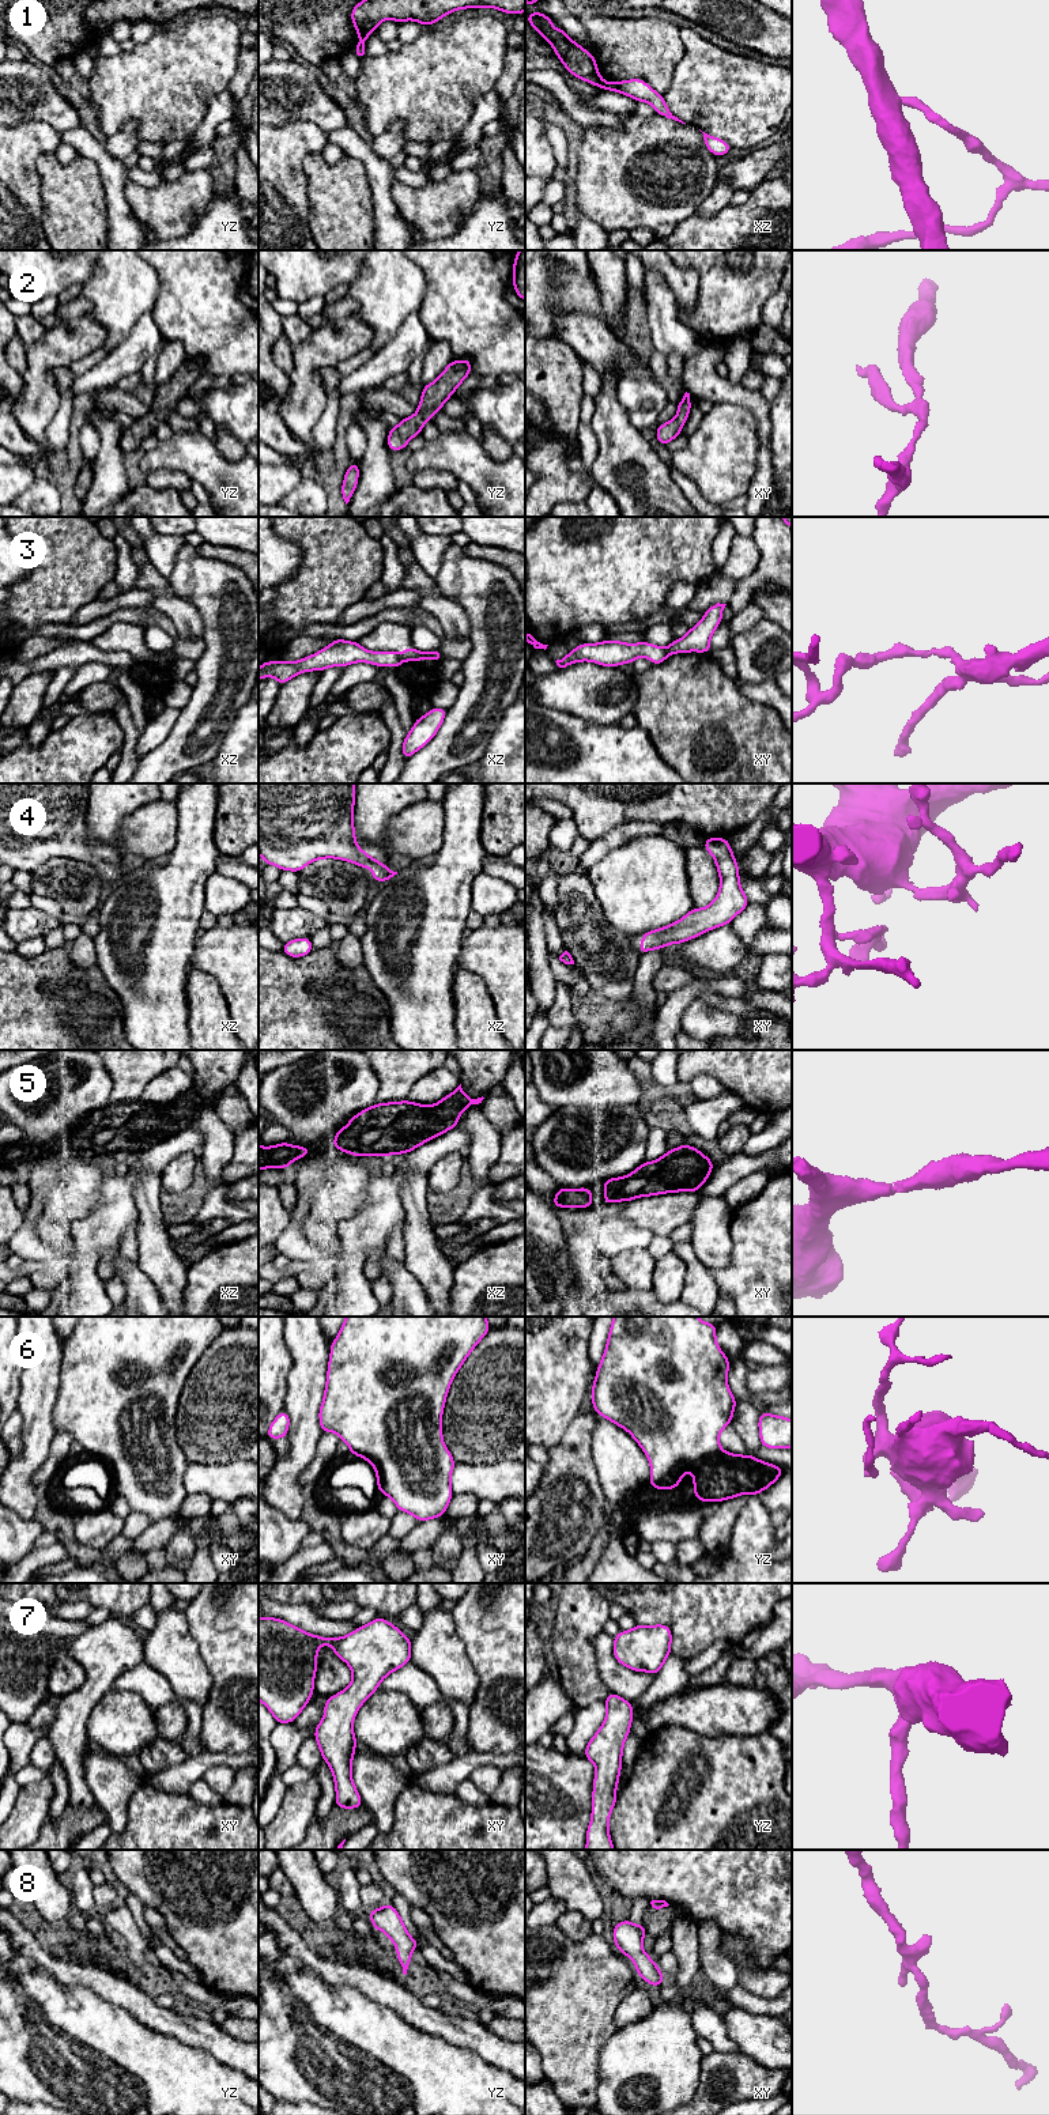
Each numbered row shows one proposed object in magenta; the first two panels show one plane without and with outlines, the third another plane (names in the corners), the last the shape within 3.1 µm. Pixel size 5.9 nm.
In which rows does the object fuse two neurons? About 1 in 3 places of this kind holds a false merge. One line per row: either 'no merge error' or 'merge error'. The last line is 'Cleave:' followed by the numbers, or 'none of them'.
1: merge error
2: no merge error
3: merge error
4: no merge error
5: no merge error
6: merge error
7: no merge error
8: no merge error
Cleave: 1, 3, 6

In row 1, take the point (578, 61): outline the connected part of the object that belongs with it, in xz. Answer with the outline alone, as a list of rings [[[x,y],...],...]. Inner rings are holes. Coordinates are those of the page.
[[[536,11],[533,15],[525,15],[525,18],[548,41],[556,57],[573,76],[603,88],[604,79],[599,75],[595,56],[570,39],[563,29],[554,29],[552,19],[540,11]]]

